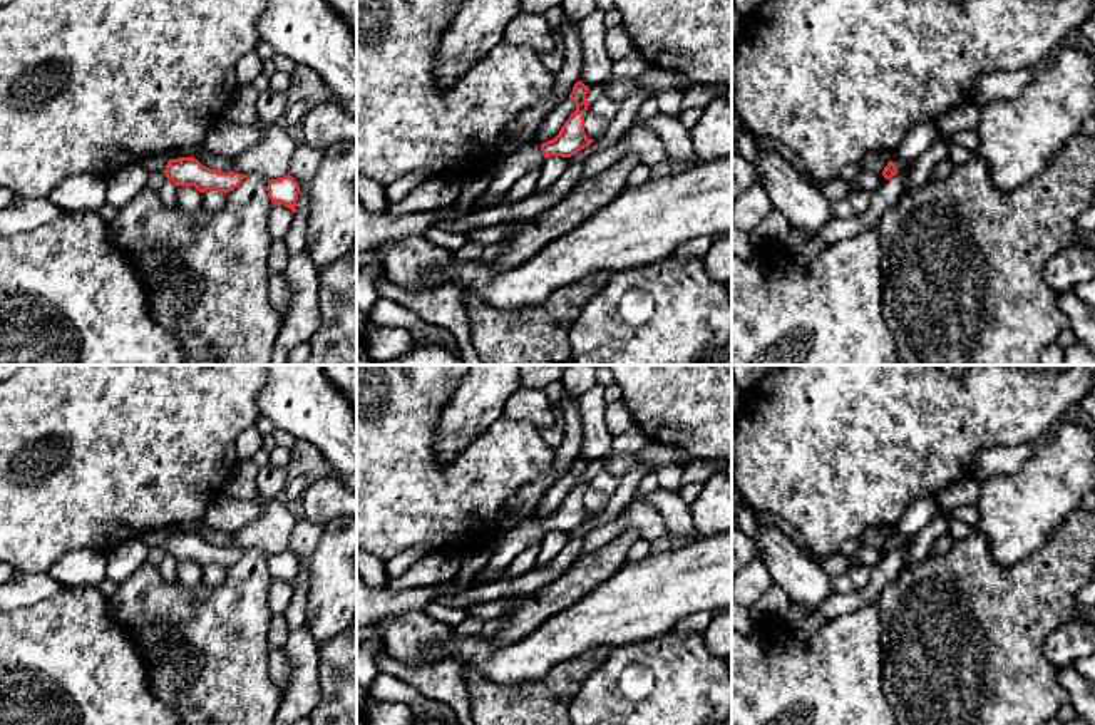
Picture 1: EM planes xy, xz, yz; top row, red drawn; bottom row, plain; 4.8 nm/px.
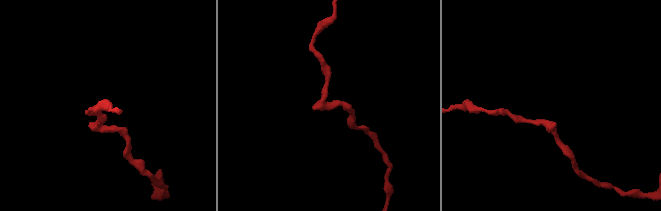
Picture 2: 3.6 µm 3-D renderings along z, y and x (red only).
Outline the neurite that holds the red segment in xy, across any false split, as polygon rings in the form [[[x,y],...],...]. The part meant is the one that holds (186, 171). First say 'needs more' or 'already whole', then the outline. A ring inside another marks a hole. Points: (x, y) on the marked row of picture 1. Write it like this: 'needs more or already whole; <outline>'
needs more; [[[167,154],[144,156],[139,164],[149,174],[164,172],[176,186],[194,186],[199,193],[216,189],[226,194],[238,188],[246,176],[209,169],[194,157],[169,159]]]

